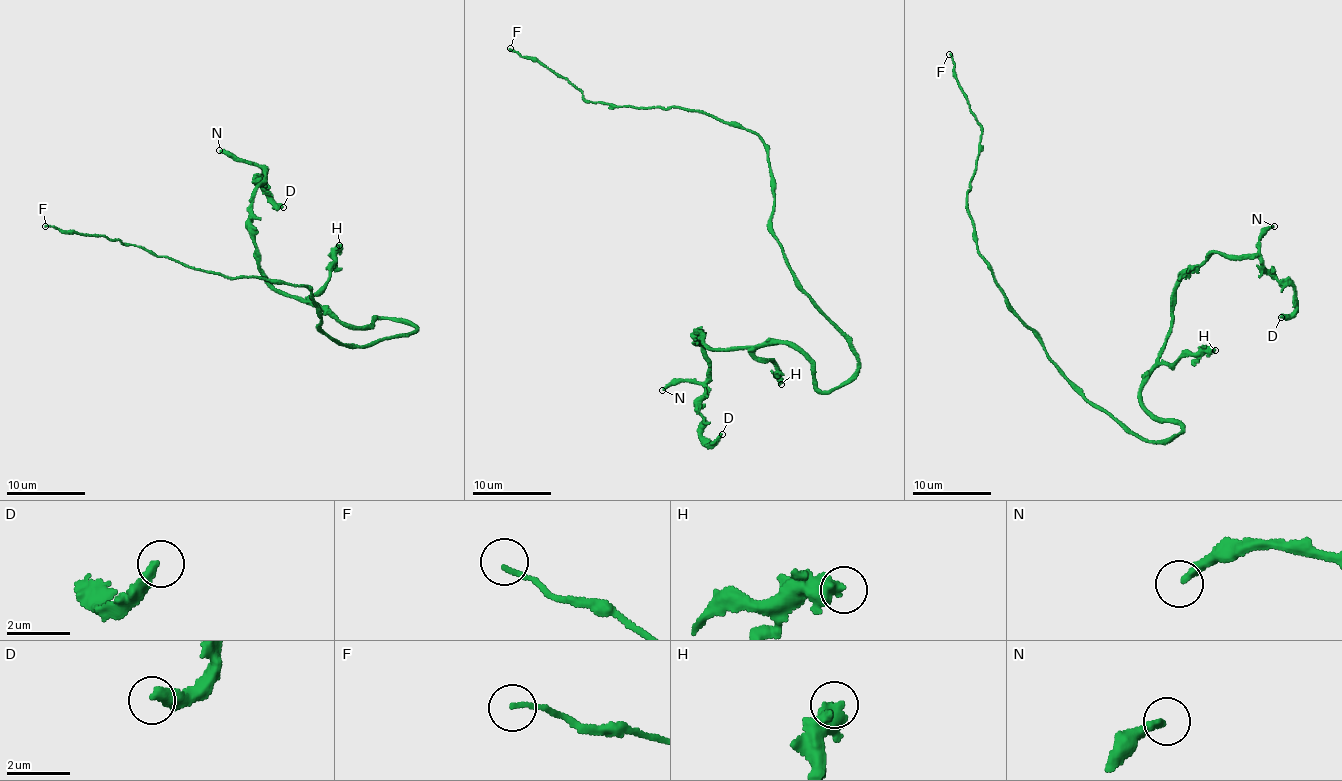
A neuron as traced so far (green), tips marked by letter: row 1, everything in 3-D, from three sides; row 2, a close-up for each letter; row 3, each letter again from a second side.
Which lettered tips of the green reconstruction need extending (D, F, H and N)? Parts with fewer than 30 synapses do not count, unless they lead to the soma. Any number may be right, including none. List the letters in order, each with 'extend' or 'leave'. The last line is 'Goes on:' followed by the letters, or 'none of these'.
D: leave
F: leave
H: leave
N: extend
Goes on: N

